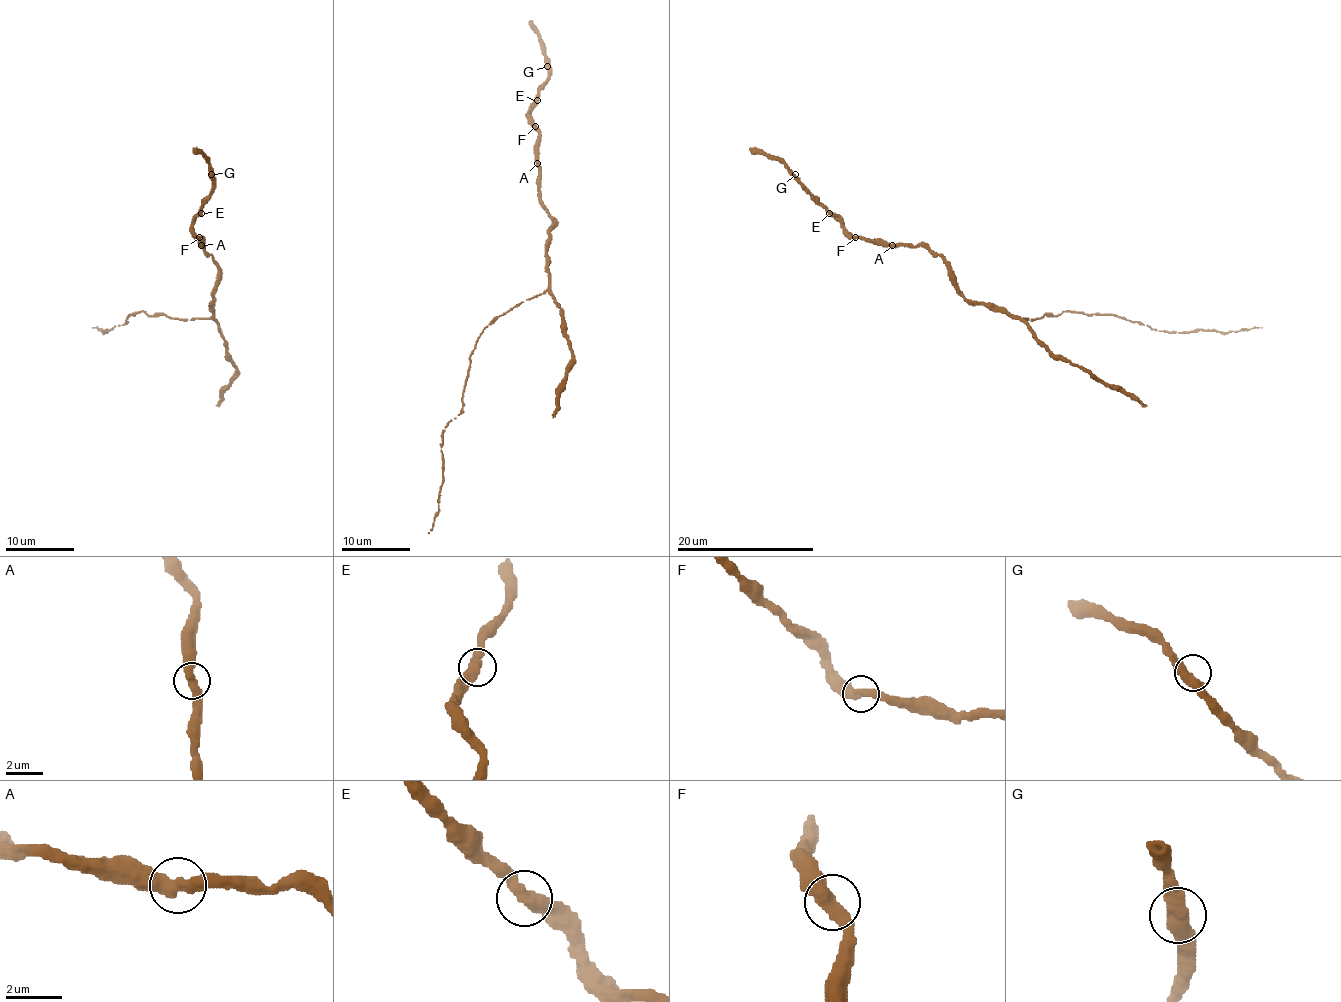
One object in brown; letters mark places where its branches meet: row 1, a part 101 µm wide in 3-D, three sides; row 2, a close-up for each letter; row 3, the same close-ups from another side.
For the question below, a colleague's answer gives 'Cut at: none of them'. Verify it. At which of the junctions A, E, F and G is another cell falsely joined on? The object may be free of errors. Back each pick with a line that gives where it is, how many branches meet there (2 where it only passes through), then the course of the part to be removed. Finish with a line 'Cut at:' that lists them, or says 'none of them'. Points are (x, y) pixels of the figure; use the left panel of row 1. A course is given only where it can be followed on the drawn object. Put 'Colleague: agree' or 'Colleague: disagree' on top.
Colleague: agree
Cut at: none of them

